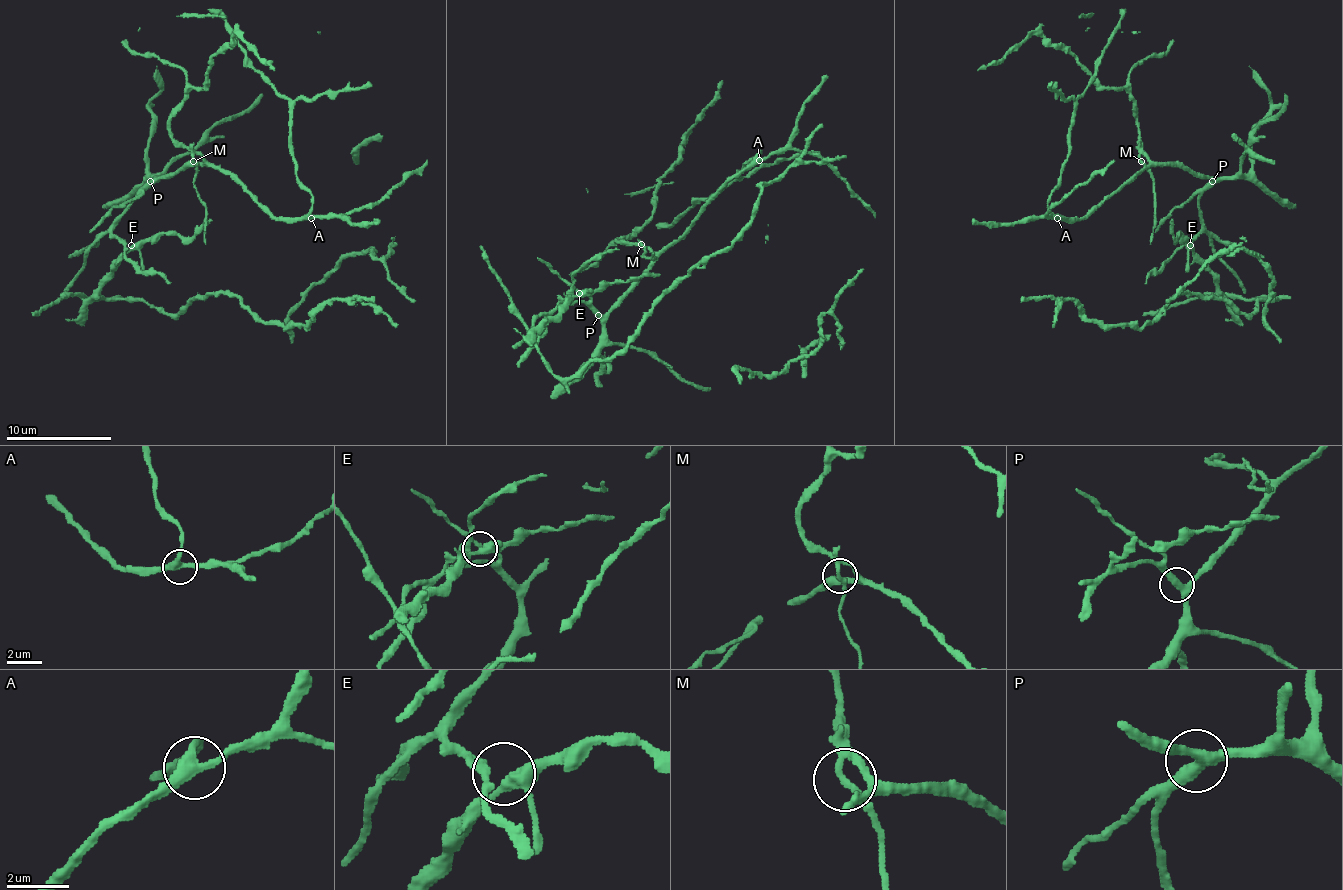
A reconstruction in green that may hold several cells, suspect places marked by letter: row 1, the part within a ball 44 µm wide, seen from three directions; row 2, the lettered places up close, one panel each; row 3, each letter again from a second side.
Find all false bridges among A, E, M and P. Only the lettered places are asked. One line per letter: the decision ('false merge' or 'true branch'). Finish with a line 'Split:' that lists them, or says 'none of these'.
A: true branch
E: true branch
M: false merge
P: true branch
Split: M

